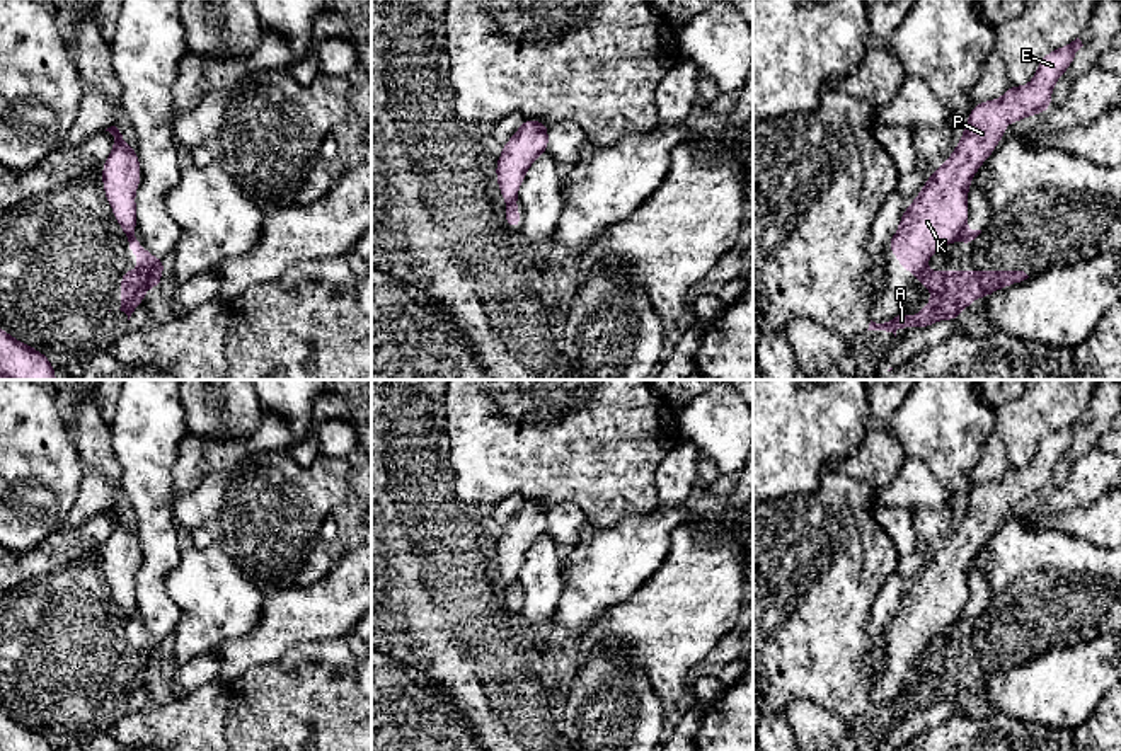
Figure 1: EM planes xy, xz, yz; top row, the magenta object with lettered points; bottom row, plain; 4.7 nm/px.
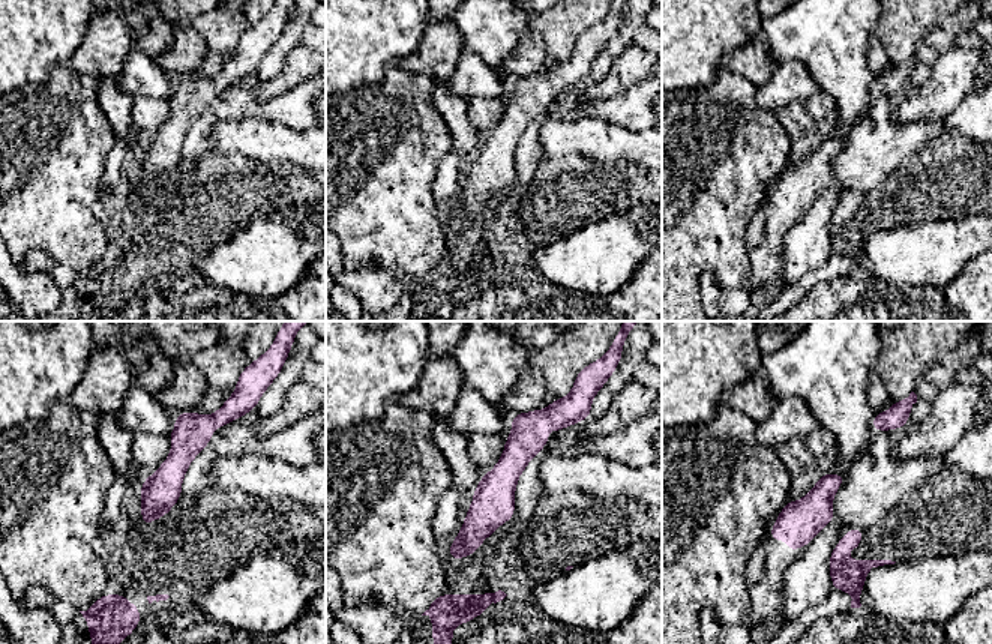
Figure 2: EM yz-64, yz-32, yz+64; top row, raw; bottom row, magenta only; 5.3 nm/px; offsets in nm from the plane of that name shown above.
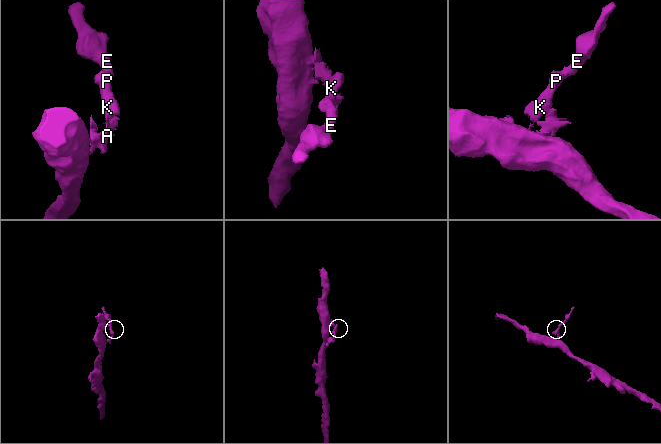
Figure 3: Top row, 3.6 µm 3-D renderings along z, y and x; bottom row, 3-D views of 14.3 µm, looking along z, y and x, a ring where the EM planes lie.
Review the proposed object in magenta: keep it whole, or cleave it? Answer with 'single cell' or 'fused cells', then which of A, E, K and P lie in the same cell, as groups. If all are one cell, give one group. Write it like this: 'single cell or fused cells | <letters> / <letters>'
fused cells | A / E K P

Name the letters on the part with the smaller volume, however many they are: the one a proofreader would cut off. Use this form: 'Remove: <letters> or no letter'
Remove: E, K, P

